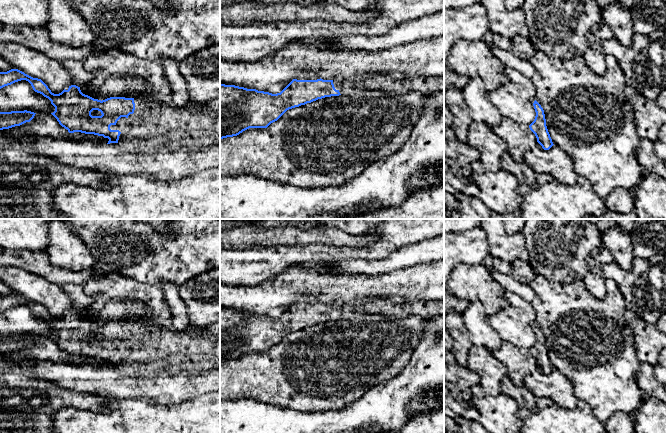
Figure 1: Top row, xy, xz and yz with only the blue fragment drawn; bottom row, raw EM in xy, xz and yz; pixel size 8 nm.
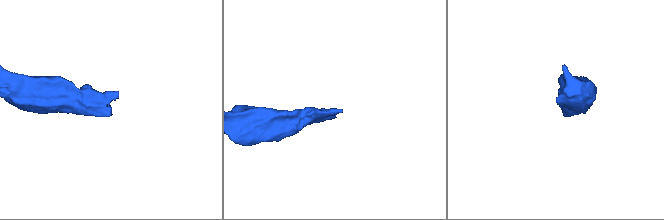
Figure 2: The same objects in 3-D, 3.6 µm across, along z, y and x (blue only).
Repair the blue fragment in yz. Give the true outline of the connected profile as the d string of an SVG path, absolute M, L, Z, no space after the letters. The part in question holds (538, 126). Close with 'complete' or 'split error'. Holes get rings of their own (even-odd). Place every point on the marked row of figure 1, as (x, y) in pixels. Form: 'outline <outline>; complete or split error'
outline M535 100L533 103L536 116L534 121L529 125L530 130L535 134L537 142L544 150L549 150L554 144L546 126L544 110Z; complete

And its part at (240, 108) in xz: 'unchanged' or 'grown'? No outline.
grown

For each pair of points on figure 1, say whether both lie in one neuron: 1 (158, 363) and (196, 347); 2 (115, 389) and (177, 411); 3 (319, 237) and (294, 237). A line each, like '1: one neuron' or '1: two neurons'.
1: one neuron
2: two neurons
3: one neuron

